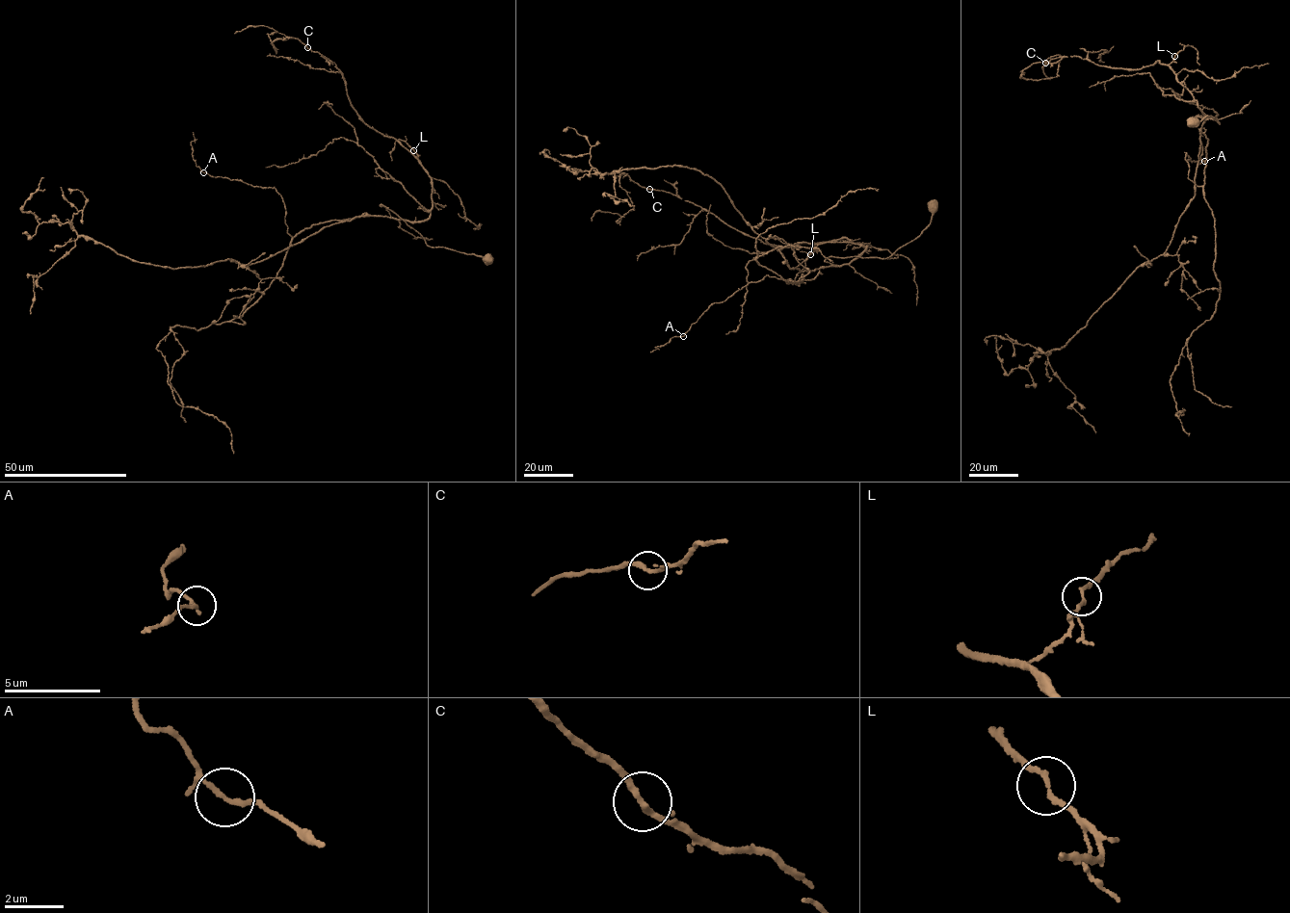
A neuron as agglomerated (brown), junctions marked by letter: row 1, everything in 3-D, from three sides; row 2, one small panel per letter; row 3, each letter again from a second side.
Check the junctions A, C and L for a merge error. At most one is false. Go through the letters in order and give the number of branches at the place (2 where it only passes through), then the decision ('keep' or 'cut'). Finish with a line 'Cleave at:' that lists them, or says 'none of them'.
A: branches 2; keep
C: branches 2; keep
L: branches 2; keep
Cleave at: none of them

